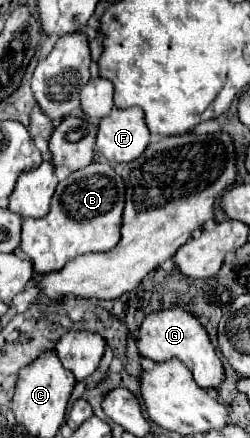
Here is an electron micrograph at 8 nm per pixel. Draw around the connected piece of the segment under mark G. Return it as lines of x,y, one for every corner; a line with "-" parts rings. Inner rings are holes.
168,308
152,312
144,318
138,330
136,340
138,352
150,360
168,360
170,356
178,356
184,366
192,372
192,378
202,388
214,388
224,380
224,370
220,366
220,358
216,356
216,350
208,338
208,332
202,328
202,324
186,310
182,308

